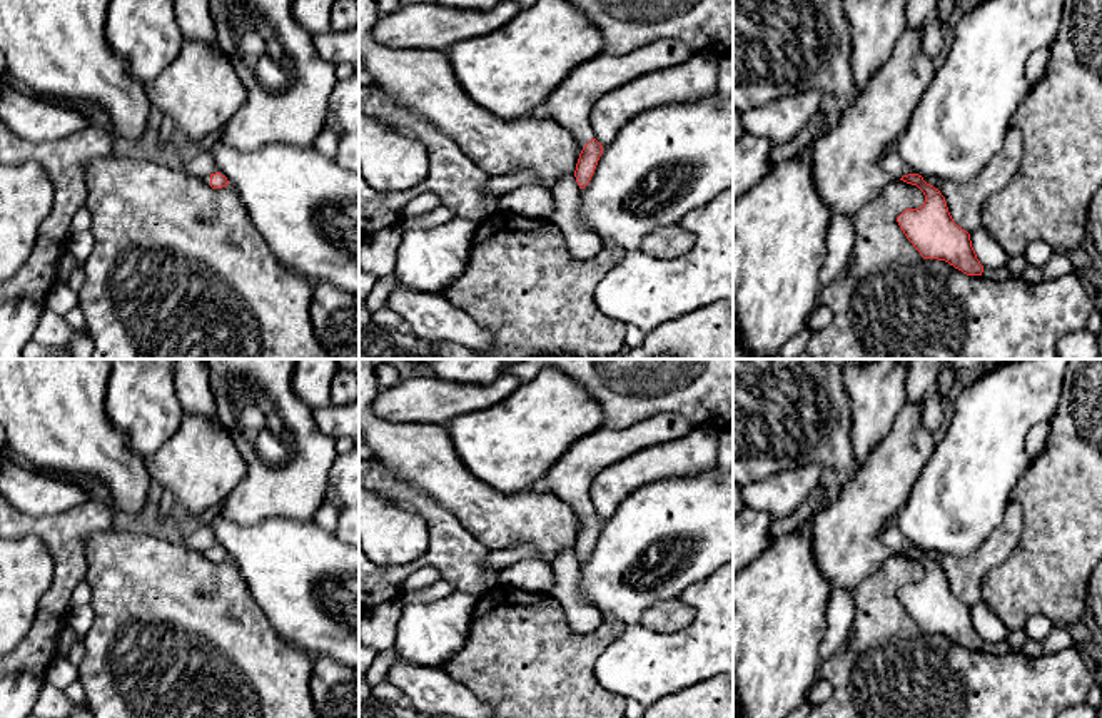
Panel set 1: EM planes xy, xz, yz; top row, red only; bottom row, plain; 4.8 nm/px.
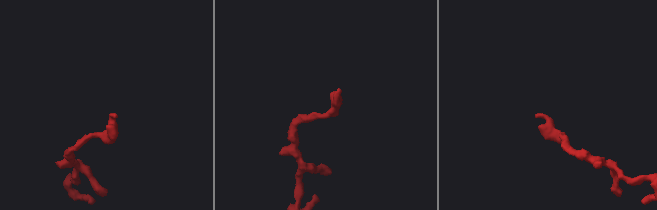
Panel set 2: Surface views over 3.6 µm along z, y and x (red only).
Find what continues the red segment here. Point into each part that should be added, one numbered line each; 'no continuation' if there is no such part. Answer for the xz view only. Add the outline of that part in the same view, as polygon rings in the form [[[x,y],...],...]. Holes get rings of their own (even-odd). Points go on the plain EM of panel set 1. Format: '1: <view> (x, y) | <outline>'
1: xz (570, 480) | [[[660,414],[624,429],[599,427],[589,436],[576,441],[549,469],[546,474],[549,494],[571,506],[581,523],[584,523],[584,519],[594,513],[594,506],[591,503],[591,484],[606,466],[611,466],[619,459],[626,459],[633,453],[639,453],[648,446],[660,446],[681,439],[693,429],[696,429],[696,426],[676,414]]]

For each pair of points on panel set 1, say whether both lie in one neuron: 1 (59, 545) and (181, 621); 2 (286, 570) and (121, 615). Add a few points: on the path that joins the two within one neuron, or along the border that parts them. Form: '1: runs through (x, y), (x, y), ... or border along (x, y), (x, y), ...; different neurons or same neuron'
1: border along (109, 530), (89, 538), (84, 580); different neurons
2: border along (229, 558), (241, 575), (249, 596), (264, 615); different neurons

